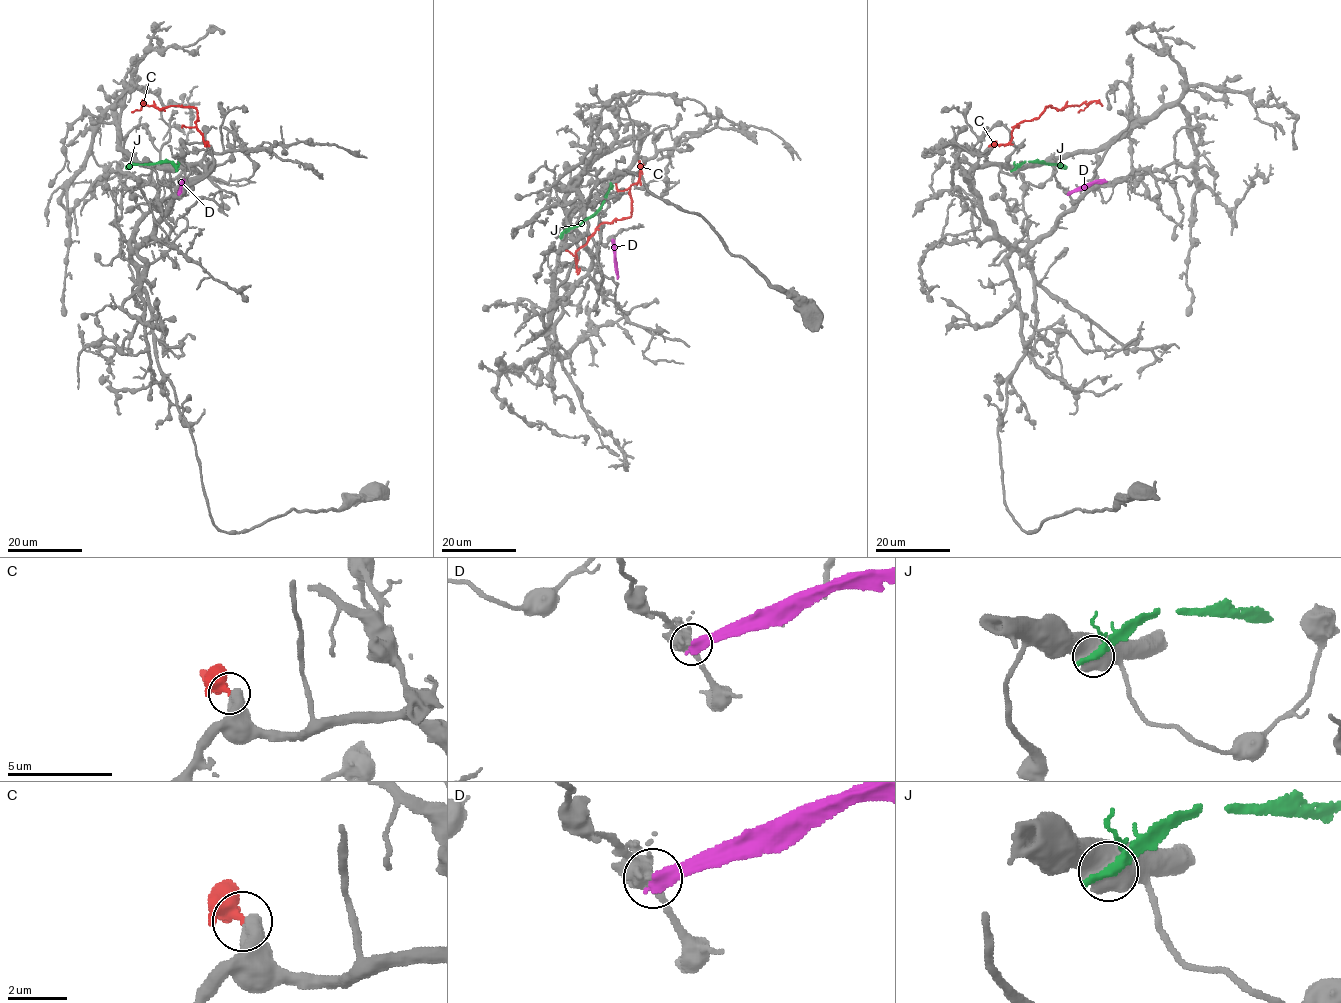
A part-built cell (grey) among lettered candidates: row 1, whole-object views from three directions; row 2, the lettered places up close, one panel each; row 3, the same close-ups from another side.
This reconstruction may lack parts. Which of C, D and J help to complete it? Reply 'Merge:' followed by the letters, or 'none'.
Merge: none

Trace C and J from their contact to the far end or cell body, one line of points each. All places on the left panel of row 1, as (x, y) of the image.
C: (209, 146), (195, 124), (195, 108), (168, 105), (158, 109), (141, 104), (143, 101), (143, 105)
J: (176, 169), (170, 162), (130, 164), (126, 168)

